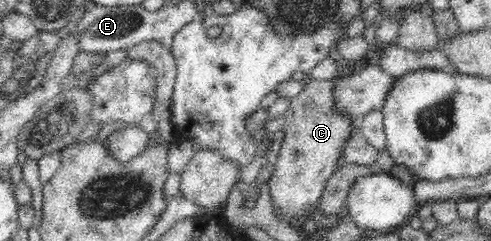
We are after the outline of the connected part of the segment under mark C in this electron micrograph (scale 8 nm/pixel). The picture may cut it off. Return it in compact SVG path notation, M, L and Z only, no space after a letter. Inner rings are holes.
M362 61L350 62L341 72L341 76L333 80L311 79L303 91L291 100L284 115L284 142L279 150L278 161L268 180L269 192L273 201L273 211L287 221L300 223L307 212L315 208L323 194L325 185L332 174L338 170L338 158L343 156L347 140L353 132L353 126L359 121L343 117L335 111L335 80L347 78L352 72L361 68Z

